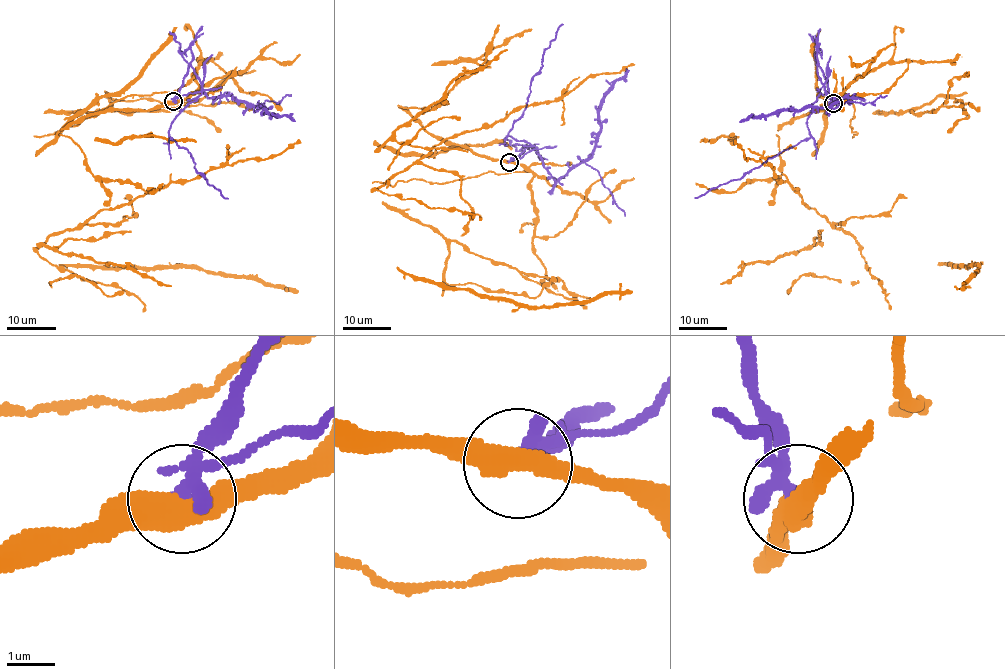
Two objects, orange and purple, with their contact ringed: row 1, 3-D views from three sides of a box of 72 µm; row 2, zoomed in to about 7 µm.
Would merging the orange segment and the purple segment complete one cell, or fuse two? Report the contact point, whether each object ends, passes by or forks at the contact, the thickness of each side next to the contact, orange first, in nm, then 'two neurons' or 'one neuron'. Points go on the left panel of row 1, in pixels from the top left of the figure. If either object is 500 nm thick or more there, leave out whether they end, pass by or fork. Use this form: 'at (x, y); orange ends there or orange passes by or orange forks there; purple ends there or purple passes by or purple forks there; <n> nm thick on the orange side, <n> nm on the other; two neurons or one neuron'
at (173, 101); 500 nm thick on the orange side, 220 nm on the other; two neurons

